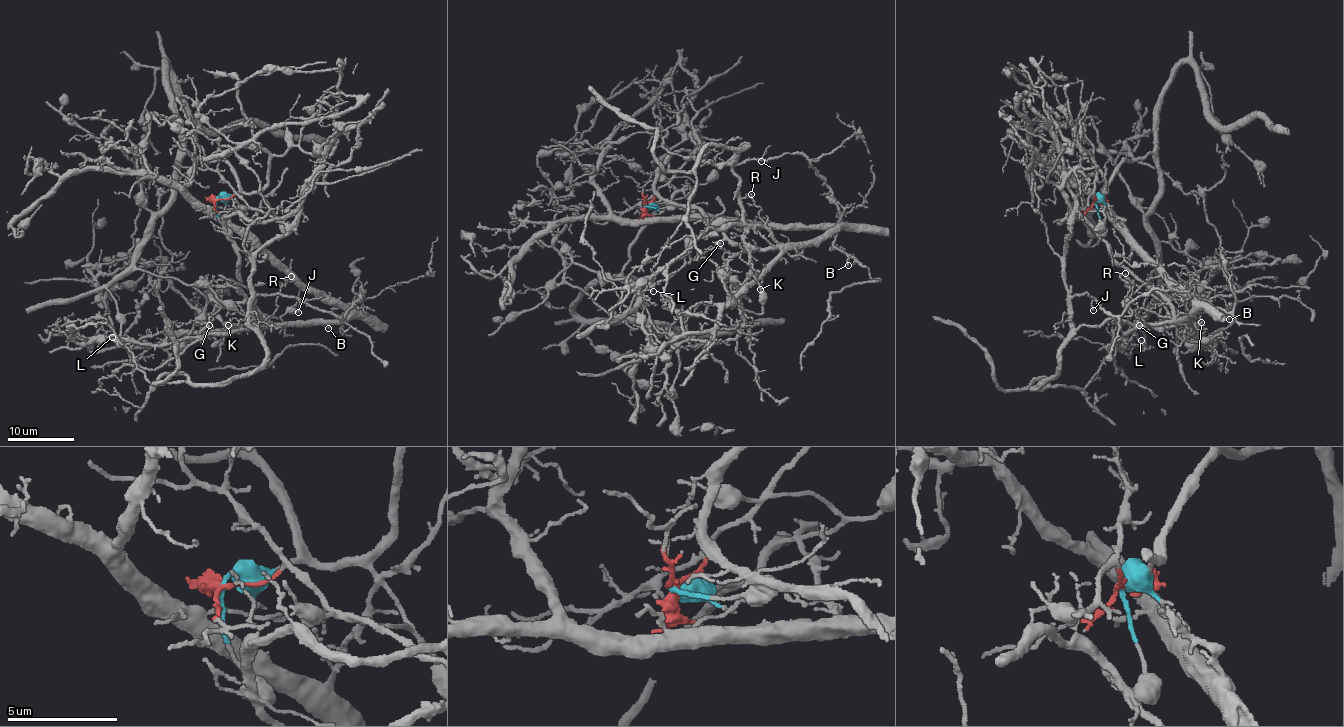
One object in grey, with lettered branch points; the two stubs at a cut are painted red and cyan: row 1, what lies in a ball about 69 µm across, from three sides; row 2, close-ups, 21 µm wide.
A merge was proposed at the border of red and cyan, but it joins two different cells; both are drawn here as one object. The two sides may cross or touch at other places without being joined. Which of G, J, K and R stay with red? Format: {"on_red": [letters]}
{"on_red": ["J"]}

